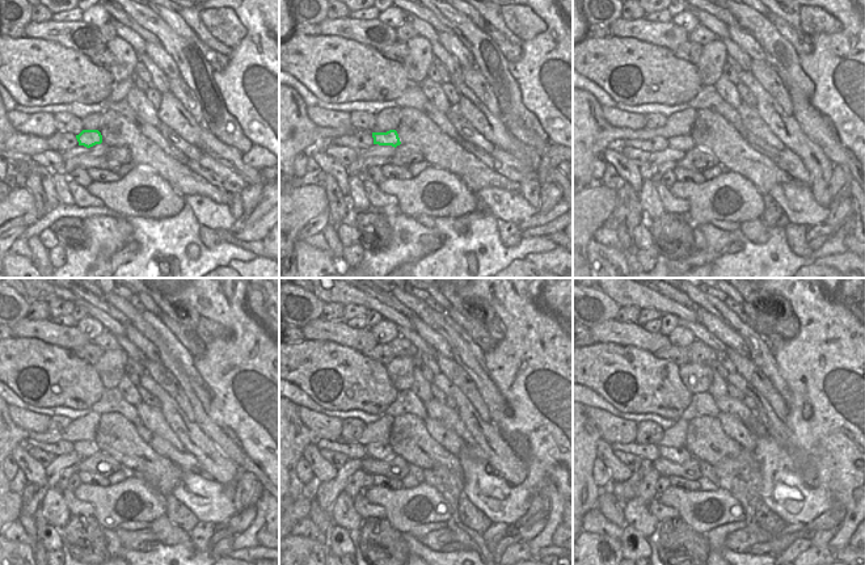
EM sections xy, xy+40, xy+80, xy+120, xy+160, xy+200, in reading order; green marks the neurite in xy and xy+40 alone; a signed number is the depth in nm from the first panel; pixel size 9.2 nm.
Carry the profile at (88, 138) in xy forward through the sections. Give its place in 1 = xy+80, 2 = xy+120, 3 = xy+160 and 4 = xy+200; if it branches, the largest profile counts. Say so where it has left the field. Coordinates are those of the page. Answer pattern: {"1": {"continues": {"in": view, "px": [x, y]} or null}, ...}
{"1": {"continues": {"in": "xy+80", "px": [684, 143]}}, "2": {"continues": {"in": "xy+120", "px": [85, 448]}}, "3": {"continues": {"in": "xy+160", "px": [379, 451]}}, "4": {"continues": {"in": "xy+200", "px": [680, 455]}}}

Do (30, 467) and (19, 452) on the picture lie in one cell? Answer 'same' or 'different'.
same

